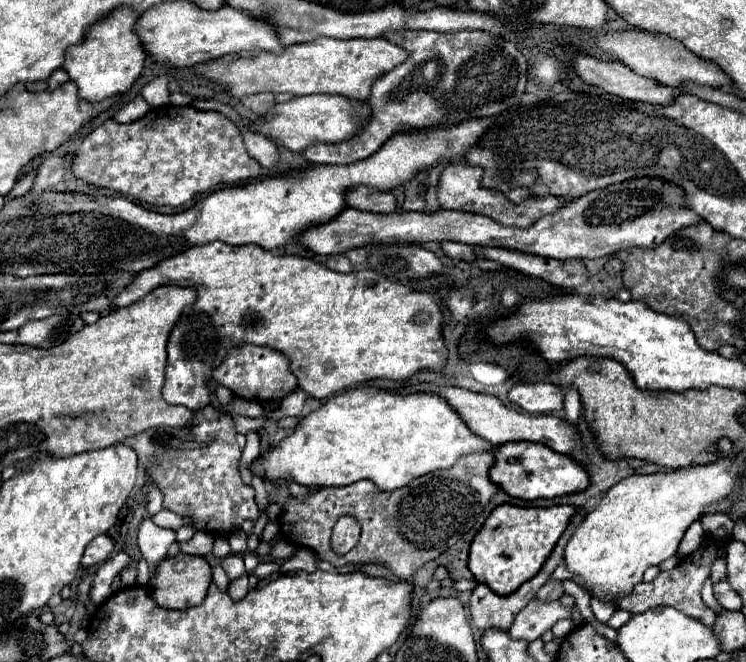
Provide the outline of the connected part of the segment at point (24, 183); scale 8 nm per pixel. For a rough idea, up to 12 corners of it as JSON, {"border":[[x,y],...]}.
{"border":[[28,173],[16,181],[16,187],[6,195],[6,201],[20,199],[32,187],[36,173]]}

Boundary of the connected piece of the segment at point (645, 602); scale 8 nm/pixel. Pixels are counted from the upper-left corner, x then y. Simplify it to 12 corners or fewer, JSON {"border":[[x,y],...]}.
{"border":[[724,541],[704,545],[654,581],[638,583],[618,607],[644,613],[674,609],[714,627],[700,591]]}

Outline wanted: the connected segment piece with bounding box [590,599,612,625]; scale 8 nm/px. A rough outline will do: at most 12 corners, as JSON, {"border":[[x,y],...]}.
{"border":[[592,599],[590,607],[602,625],[608,623],[612,609]]}

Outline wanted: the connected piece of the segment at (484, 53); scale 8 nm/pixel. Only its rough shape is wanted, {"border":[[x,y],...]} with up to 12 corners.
{"border":[[396,31],[410,59],[374,117],[310,163],[354,163],[396,131],[520,103],[528,63],[484,31]]}

